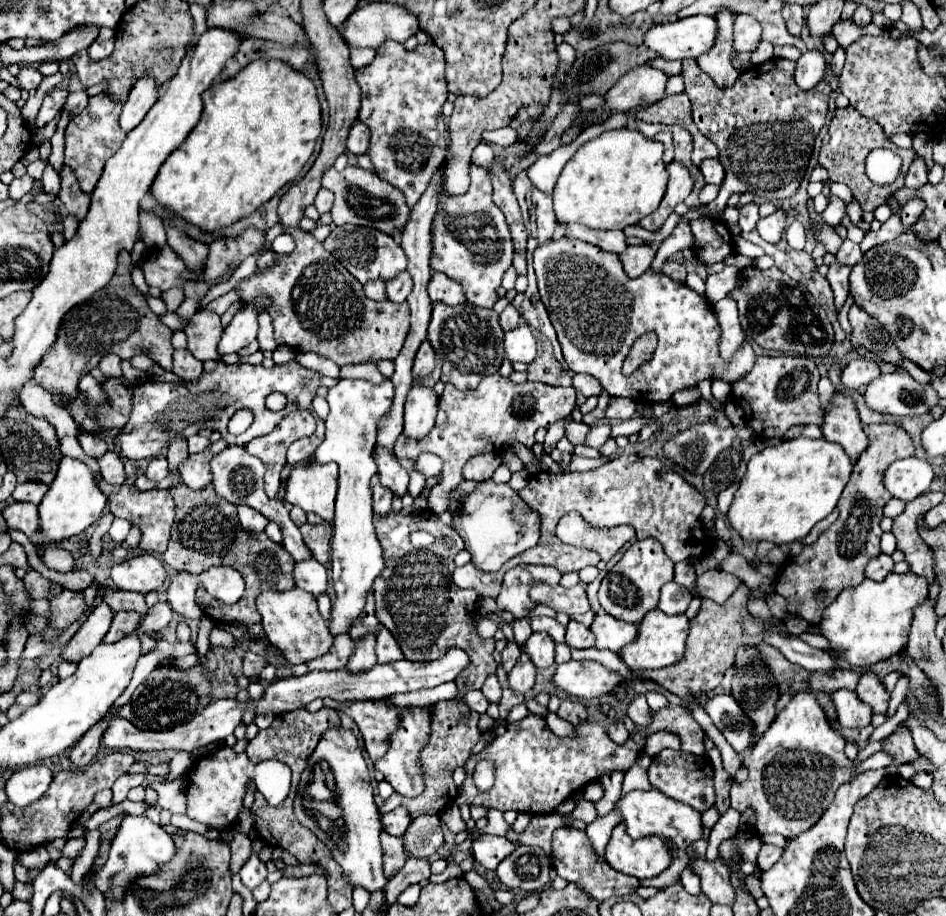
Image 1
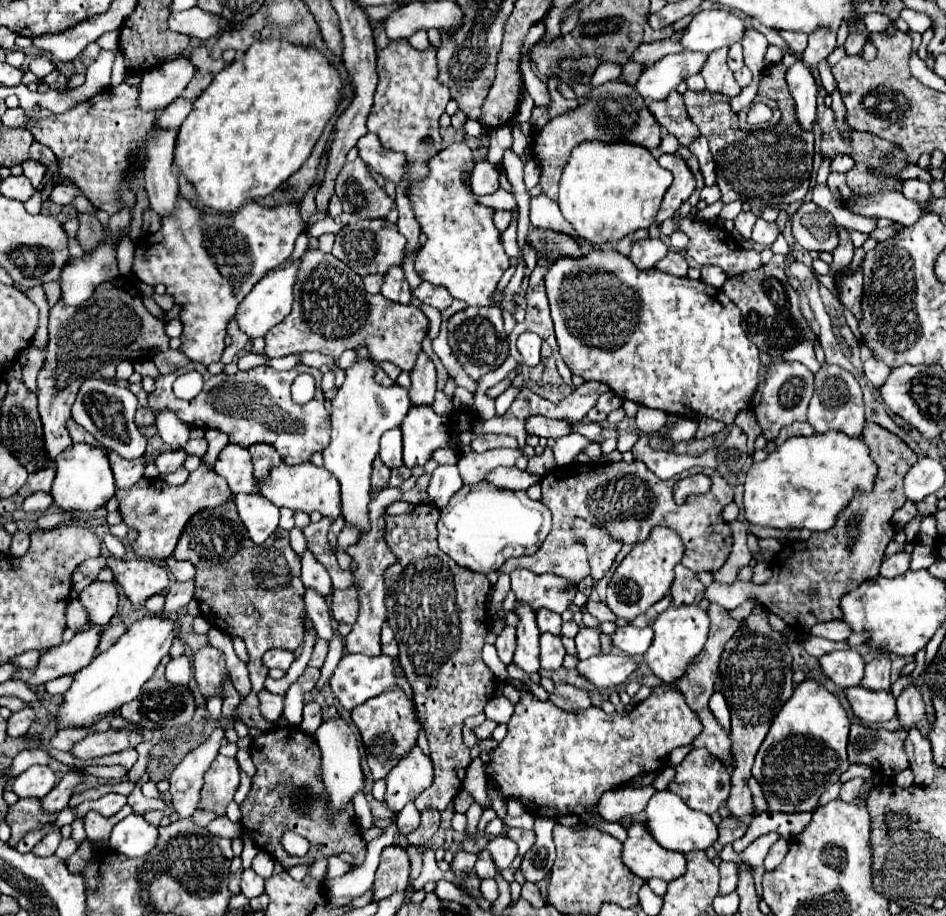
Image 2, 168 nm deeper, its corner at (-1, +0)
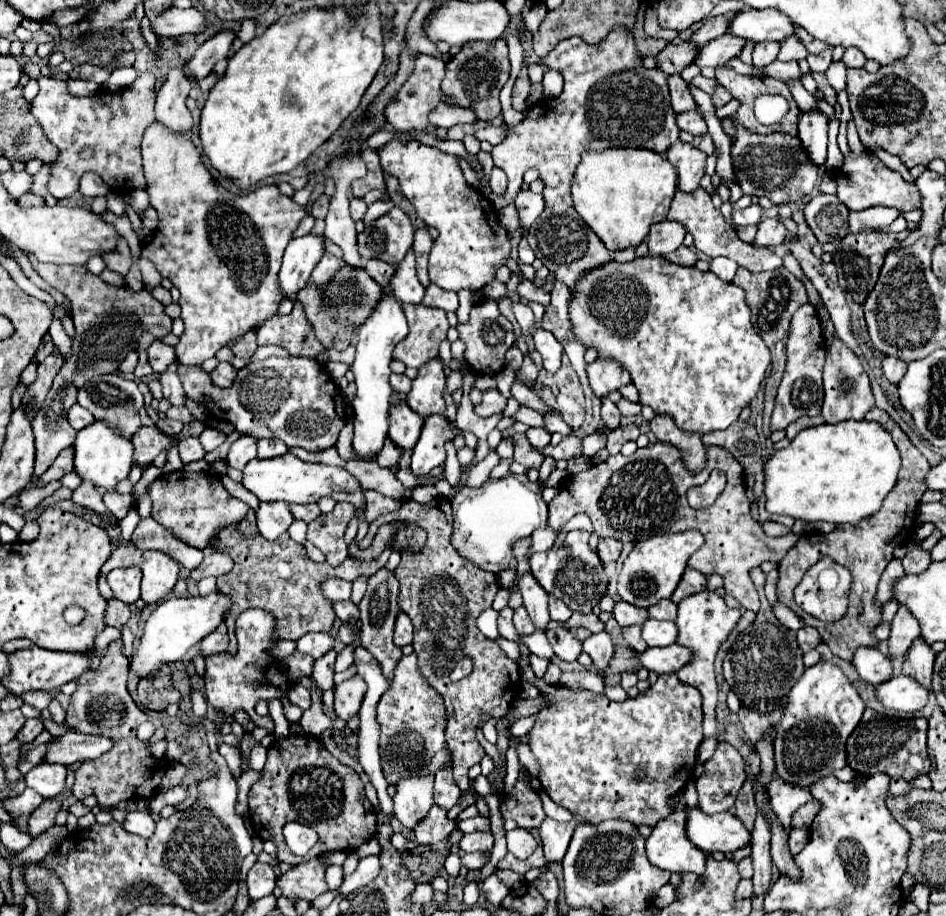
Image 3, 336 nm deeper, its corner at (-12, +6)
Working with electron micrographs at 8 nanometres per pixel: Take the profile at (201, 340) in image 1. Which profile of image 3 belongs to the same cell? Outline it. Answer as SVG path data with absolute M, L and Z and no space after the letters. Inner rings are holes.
M154 121L142 139L144 177L148 181L146 191L150 205L158 211L160 225L154 231L154 239L142 245L142 257L152 261L162 277L168 277L176 289L180 289L182 321L186 325L180 335L180 343L174 347L176 359L182 365L200 365L214 357L218 349L232 339L256 329L278 313L278 305L284 295L278 285L278 271L282 255L296 231L298 223L308 215L306 207L296 205L290 197L282 195L276 185L264 185L250 193L228 193L206 169L200 151L192 141L192 131L170 131L162 123Z

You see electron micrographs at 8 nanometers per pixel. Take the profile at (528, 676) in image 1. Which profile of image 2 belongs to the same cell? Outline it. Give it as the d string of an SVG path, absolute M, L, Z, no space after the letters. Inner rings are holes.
M515 605L515 613L519 615L517 625L517 651L513 665L517 665L527 675L539 671L539 631L535 623L535 613L529 605Z

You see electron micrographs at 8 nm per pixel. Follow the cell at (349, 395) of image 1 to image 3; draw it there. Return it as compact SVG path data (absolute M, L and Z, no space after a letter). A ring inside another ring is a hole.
M384 289L384 297L378 301L376 309L368 315L364 325L358 329L356 343L356 359L352 363L352 373L356 377L356 397L352 401L354 407L354 451L362 457L374 457L388 437L388 405L392 397L392 387L388 383L390 377L390 361L392 349L408 335L408 323L404 317L404 309L400 301L394 297L392 289Z

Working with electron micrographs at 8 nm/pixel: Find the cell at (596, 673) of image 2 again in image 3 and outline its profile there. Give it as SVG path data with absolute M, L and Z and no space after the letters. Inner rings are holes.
M670 645L660 649L648 649L642 655L636 655L642 667L654 671L654 673L676 673L684 665L692 661L692 651L682 645Z

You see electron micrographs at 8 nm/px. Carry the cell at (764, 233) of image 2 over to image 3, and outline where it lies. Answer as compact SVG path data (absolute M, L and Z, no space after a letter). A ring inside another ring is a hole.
M764 219L758 223L758 233L756 233L754 245L772 249L772 247L784 243L784 237L786 237L786 227L778 219Z

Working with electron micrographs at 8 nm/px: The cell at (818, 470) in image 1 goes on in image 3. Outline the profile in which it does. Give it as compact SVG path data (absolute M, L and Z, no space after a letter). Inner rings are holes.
M842 421L836 425L824 423L820 427L804 429L796 435L796 439L786 447L776 451L766 461L766 511L778 515L790 515L800 521L816 523L858 523L864 517L876 513L884 501L884 497L896 485L900 471L900 453L890 437L890 433L876 421Z

